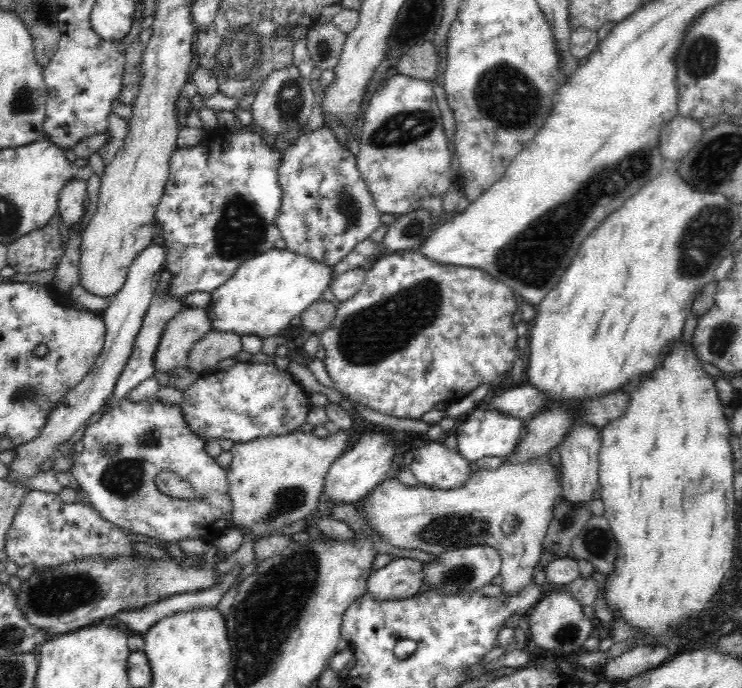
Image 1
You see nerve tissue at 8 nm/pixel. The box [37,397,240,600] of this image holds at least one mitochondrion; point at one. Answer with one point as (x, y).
(122, 477)

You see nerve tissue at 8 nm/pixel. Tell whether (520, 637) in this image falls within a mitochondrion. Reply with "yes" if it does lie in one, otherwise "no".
no

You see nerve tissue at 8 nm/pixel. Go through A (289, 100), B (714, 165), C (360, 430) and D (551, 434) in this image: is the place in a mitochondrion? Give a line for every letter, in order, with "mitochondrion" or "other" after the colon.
A: mitochondrion
B: mitochondrion
C: other
D: other

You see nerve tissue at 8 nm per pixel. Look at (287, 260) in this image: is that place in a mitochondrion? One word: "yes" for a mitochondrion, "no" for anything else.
no

